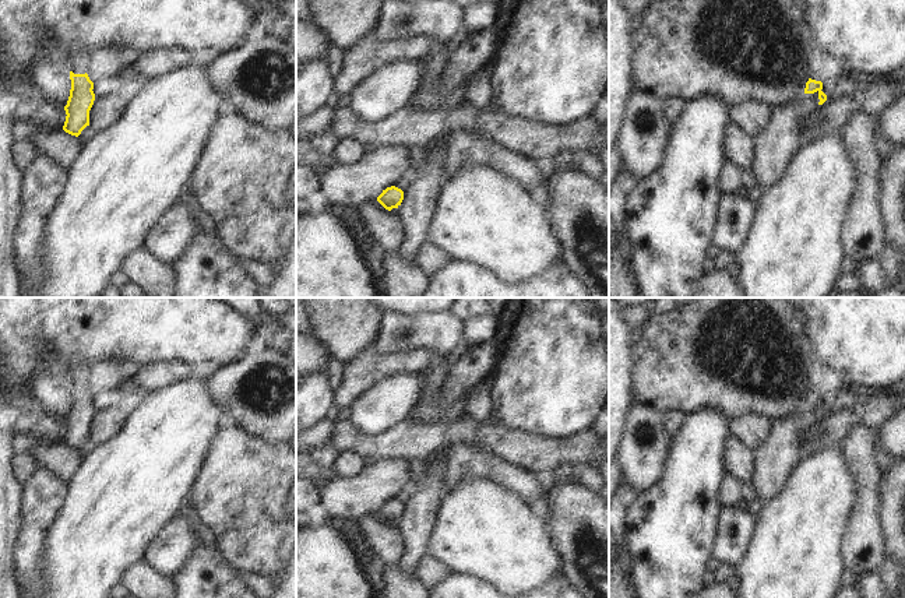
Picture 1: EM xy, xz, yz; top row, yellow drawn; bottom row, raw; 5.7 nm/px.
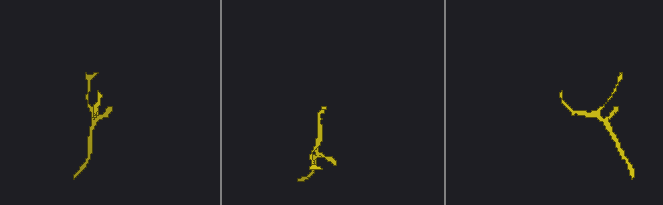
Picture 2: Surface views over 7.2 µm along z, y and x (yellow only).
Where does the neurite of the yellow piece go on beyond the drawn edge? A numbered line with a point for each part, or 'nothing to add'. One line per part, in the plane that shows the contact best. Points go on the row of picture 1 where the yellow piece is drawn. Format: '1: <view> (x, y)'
1: xy (78, 59).

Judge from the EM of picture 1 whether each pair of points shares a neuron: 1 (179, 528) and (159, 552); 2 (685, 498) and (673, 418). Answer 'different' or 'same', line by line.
1: same
2: different

